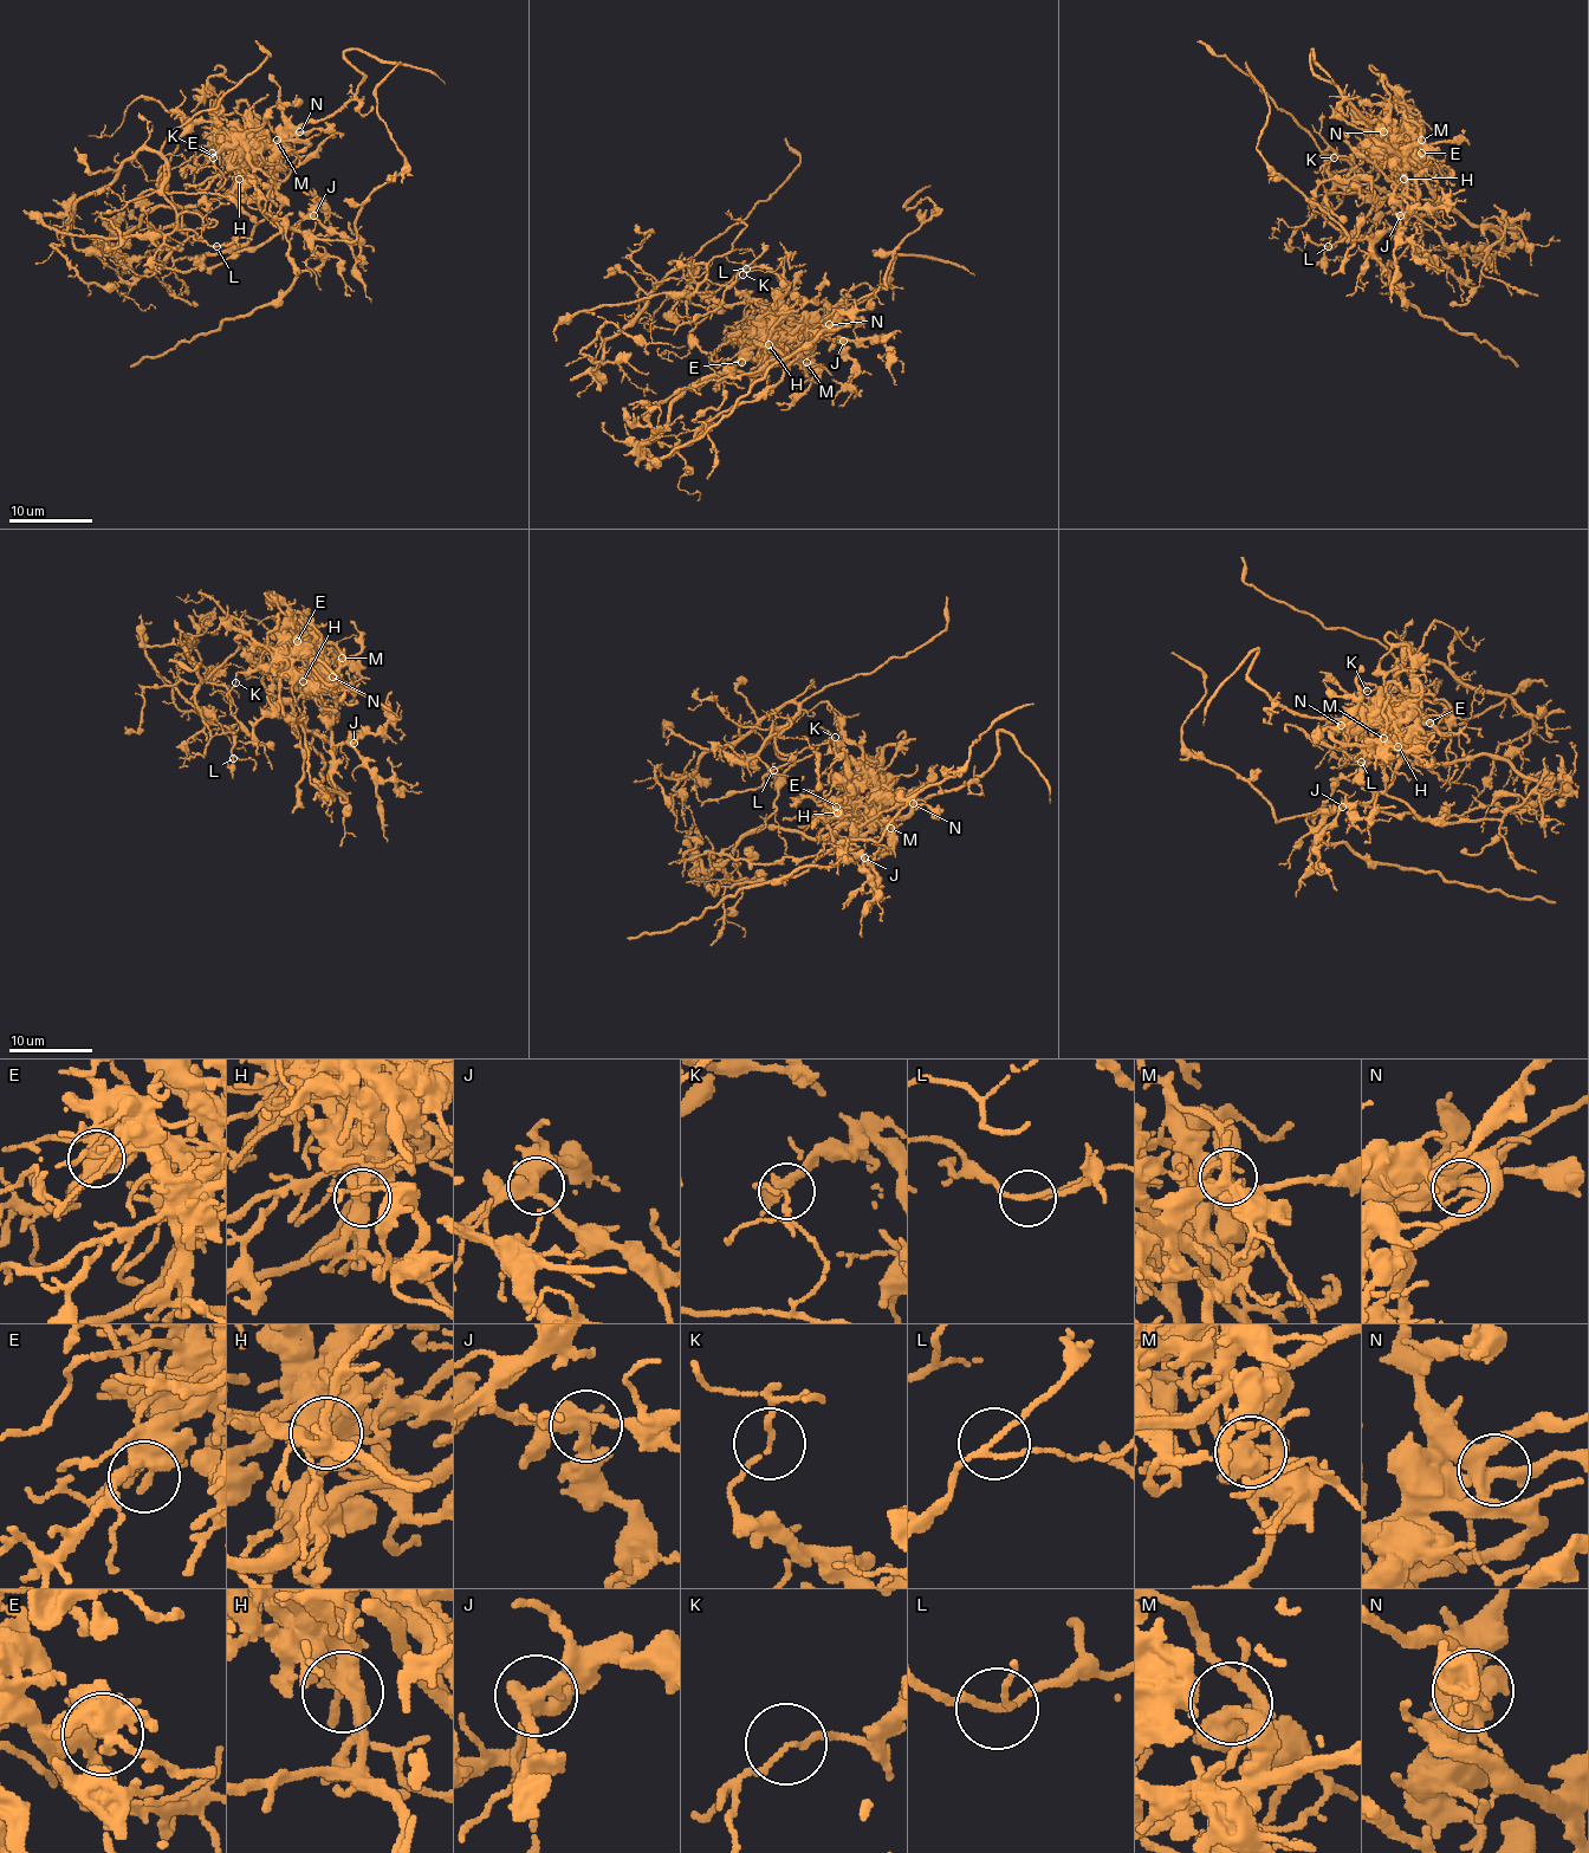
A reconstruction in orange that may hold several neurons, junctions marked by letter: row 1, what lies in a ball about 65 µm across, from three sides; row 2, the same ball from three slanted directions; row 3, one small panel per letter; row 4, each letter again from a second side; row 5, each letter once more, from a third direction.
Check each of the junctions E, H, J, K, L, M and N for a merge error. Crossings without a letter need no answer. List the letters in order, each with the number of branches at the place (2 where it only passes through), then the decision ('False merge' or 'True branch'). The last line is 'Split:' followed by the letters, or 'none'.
E: Branches: 3. True branch
H: Branches: 3. False merge
J: Branches: 3. True branch
K: Branches: 2. False merge
L: Branches: 3. True branch
M: Branches: 3. True branch
N: Branches: 4. True branch
Split: H, K

